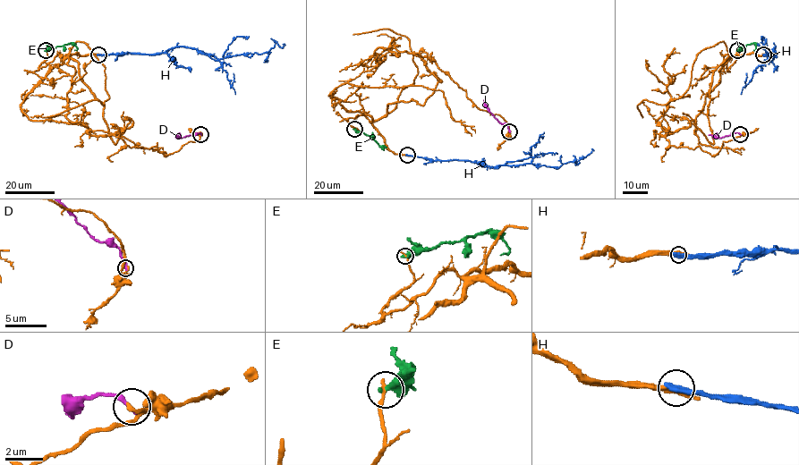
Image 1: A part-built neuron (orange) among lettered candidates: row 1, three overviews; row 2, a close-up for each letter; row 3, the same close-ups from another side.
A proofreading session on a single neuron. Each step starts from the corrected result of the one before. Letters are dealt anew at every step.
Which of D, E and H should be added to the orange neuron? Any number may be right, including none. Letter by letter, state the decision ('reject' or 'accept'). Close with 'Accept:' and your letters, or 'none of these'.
D: reject
E: reject
H: reject
Accept: none of these

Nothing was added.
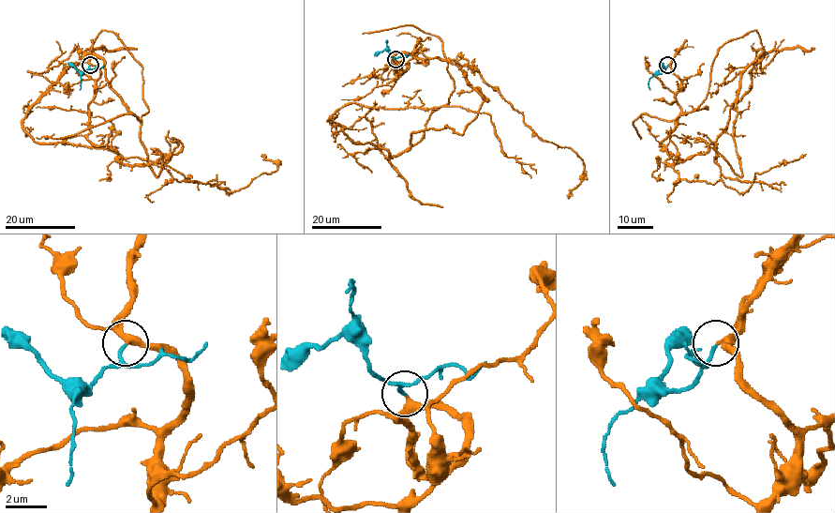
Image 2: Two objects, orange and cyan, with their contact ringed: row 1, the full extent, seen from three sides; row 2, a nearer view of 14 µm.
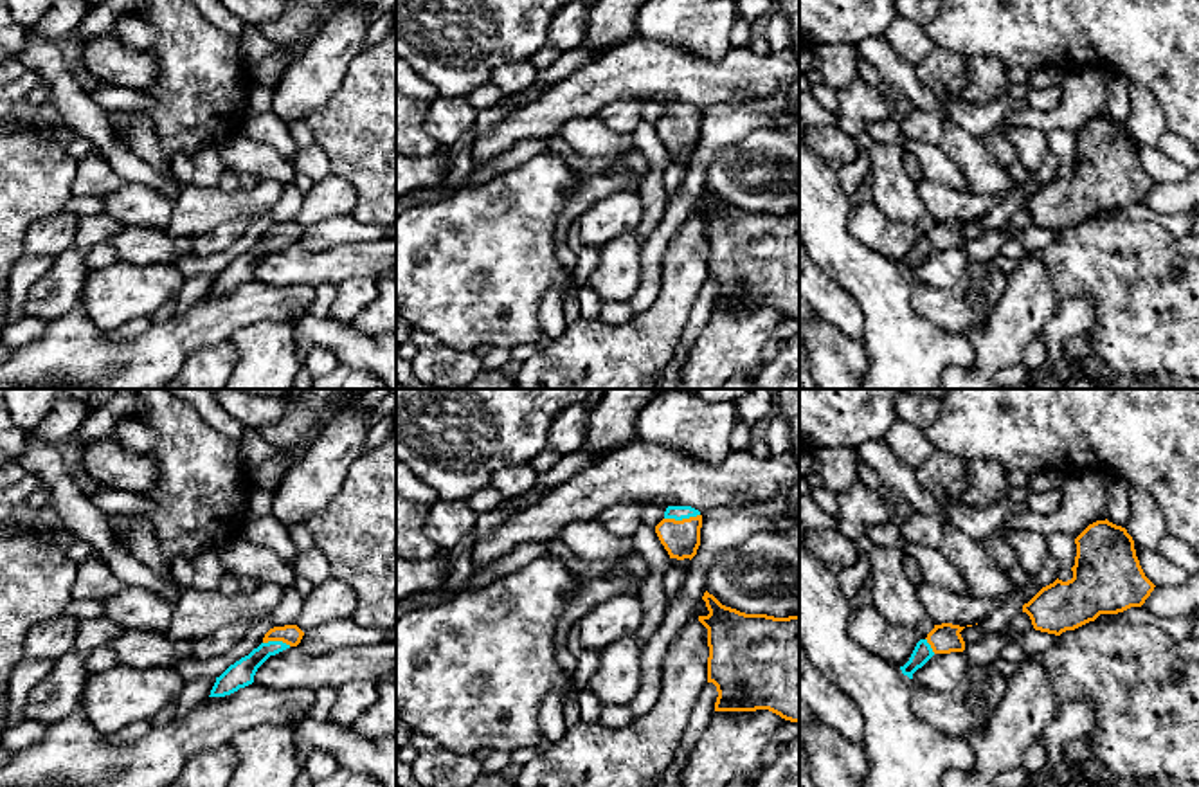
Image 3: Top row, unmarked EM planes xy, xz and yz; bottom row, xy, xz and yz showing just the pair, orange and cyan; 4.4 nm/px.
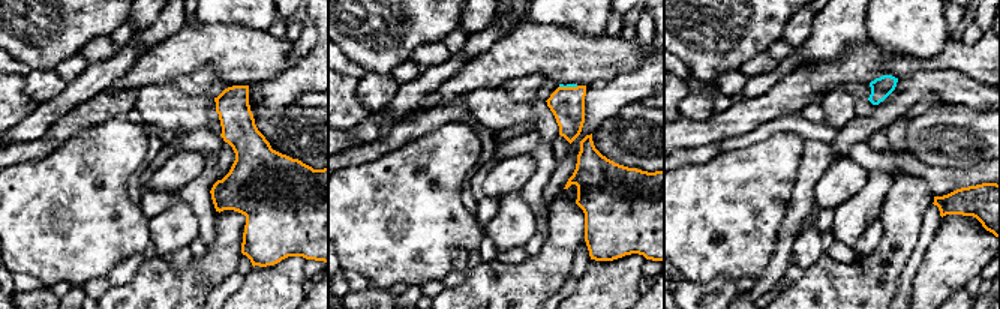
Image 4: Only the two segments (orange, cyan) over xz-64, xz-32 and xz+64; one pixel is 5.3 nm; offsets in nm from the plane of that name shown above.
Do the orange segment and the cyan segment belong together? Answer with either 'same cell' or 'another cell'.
same cell

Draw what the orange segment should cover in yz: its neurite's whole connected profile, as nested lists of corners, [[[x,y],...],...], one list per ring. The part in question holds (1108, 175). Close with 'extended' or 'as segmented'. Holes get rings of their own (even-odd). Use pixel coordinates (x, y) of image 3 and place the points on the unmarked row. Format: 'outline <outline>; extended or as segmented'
outline [[[1096,117],[1077,135],[1073,175],[1055,176],[1023,202],[1035,227],[1060,232],[1100,211],[1141,204],[1154,187],[1125,124]]]; as segmented

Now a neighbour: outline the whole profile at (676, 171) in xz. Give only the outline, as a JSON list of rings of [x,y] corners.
[[[670,155],[666,171],[663,175],[663,184],[666,187],[666,193],[677,193],[684,185],[684,178],[688,175],[688,164],[690,164],[690,155],[677,157]]]

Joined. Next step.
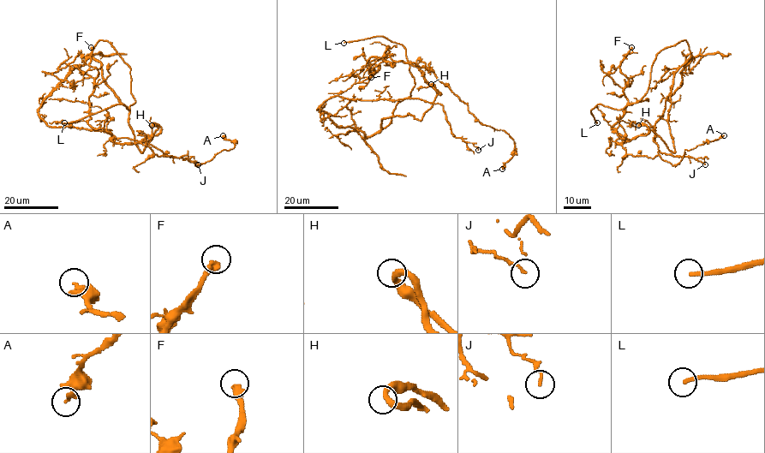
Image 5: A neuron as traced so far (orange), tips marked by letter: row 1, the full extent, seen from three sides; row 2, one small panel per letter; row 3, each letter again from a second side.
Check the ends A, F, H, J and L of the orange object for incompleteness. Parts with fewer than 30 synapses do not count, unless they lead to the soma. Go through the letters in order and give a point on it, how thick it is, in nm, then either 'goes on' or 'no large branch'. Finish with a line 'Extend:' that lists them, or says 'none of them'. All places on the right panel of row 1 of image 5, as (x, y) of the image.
A: place (724, 135); calibre 200 nm; no large branch
F: place (631, 47); calibre 360 nm; goes on
H: place (638, 125); calibre 320 nm; no large branch
J: place (705, 164); calibre 120 nm; no large branch
L: place (597, 122); calibre 200 nm; goes on
Extend: F, L

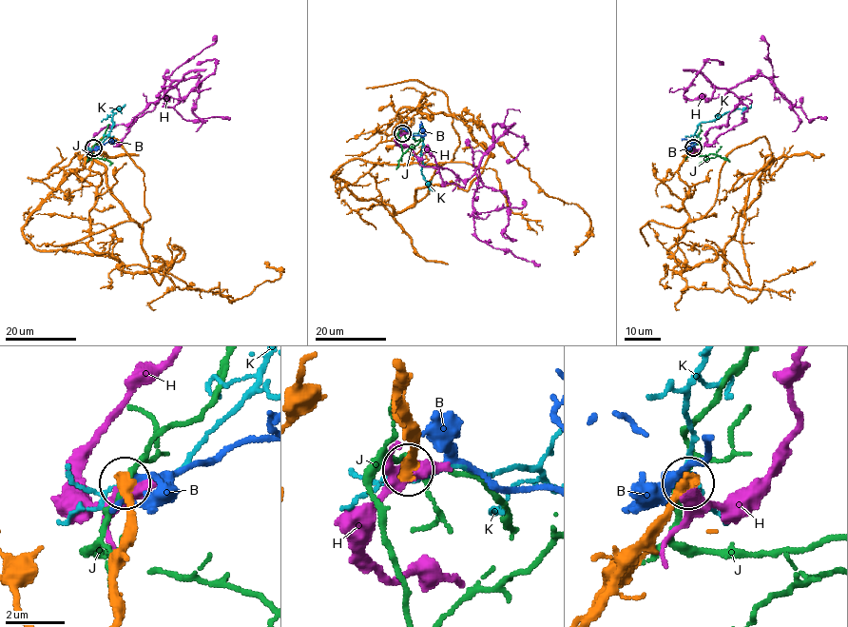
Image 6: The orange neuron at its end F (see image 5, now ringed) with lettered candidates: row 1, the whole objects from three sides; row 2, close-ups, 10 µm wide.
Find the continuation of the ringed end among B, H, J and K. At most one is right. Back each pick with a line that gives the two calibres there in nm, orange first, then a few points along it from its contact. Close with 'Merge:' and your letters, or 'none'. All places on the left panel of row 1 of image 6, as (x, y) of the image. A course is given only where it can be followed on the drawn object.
B: 400 nm thick on the orange side, 360 nm on the other; it runs (93, 147), (114, 141), (110, 140)
Merge: B

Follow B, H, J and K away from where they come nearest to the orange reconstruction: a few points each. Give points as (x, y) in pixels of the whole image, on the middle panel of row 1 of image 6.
B: (402, 133), (424, 135), (420, 121)
H: (402, 133), (397, 144), (421, 165), (466, 180), (477, 169), (474, 234), (539, 265)
J: (402, 132), (398, 134), (401, 156), (417, 145), (420, 138)
K: (402, 134), (417, 133), (423, 141), (421, 172), (430, 189), (434, 190)

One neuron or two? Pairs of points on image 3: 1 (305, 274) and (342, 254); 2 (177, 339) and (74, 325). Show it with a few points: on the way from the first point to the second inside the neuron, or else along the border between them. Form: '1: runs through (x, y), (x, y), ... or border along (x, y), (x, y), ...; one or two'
1: runs through (314, 269), (333, 263); one
2: runs through (152, 353), (103, 353), (99, 350); one

